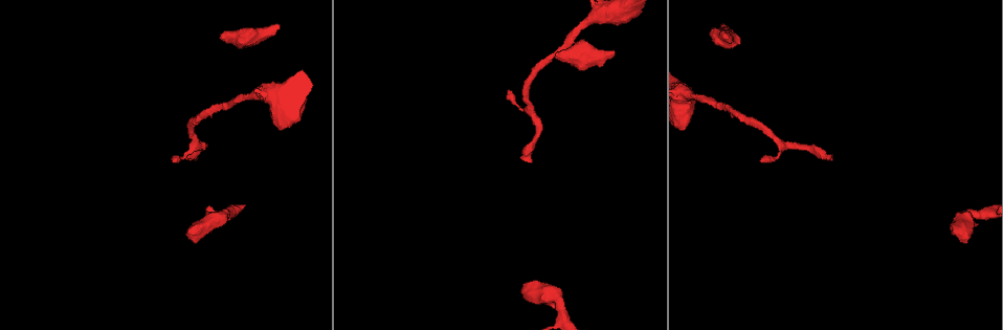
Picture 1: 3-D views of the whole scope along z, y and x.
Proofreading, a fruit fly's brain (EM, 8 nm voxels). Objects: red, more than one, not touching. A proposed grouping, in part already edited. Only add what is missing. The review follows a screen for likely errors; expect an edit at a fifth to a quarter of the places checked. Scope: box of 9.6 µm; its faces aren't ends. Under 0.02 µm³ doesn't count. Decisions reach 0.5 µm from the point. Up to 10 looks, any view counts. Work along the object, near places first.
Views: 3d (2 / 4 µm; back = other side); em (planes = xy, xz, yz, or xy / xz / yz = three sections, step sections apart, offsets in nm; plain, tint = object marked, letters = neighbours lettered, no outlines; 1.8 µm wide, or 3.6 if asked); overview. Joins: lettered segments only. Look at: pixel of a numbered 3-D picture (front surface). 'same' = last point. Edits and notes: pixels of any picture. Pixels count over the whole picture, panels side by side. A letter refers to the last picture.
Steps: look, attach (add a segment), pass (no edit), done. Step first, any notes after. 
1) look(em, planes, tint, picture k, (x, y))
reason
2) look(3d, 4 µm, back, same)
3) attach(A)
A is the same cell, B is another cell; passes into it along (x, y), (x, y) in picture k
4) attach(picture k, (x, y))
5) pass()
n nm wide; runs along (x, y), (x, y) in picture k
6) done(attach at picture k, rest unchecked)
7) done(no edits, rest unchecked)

look(em, planes, tint, picture 1, (831, 160))
an open end

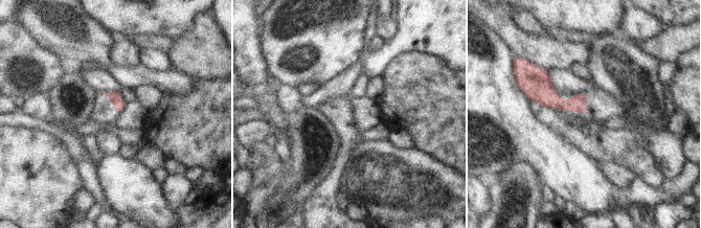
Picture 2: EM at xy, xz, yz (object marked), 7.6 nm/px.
look(em, planes, letters, same)

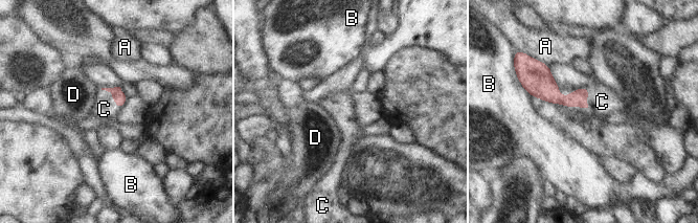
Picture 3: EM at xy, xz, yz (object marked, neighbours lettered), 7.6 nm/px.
attach(C)
C touches over 240 nm; C is the same cell, A, B and D are other cells; passes into it along (552, 95), (583, 104), (602, 102) in picture 3; it goes on there

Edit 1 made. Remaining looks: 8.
look(3d, 4 µm, picture 1, (507, 91))
branch stops here

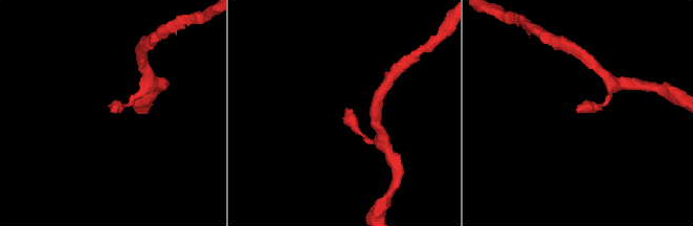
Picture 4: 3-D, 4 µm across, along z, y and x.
look(em, planes, letters, picture 4, (112, 110))
now the EM

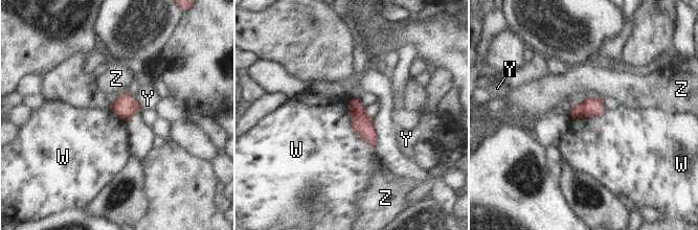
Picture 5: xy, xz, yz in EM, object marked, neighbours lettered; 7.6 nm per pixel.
pass()
150 nm wide; W, Y and Z are other cells; border along (348, 110), (352, 129), (375, 154) in picture 5; none of them fits

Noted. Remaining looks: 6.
look(3d, 2 µm, picture 1, (555, 56))
free end

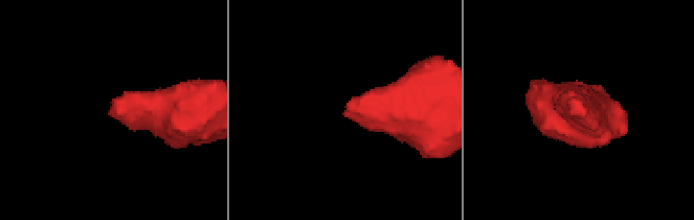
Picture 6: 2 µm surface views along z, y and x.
look(em, 3.6 µm, xy, step 16, letters, picture 6, (345, 113))

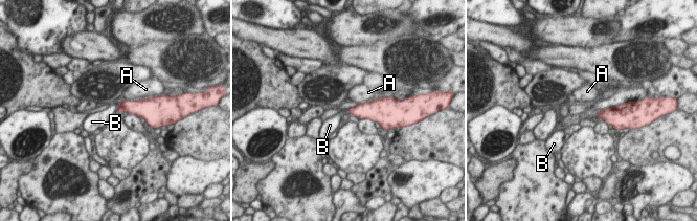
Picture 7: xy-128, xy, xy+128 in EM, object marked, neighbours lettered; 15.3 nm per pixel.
look(em, 3.6 µm, planes, letters, same)

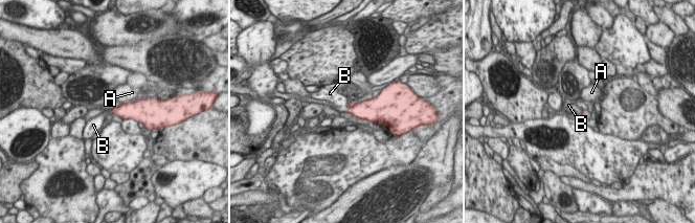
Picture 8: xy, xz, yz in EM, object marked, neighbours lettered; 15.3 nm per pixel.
attach(B)
B is the same cell, A is another cell; passes into it along (364, 110), (349, 106), (340, 102) in picture 8; the neuron continues

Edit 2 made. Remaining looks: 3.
look(em, yz, step 4, letters, picture 1, (721, 26))
thick end

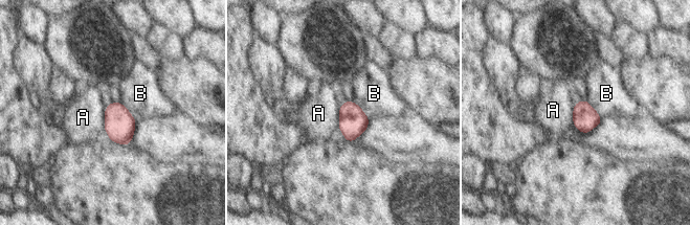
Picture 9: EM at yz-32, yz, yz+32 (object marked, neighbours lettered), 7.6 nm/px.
pass()
B touches over 200 nm; A and B are other cells; border along (106, 106), (103, 129) in picture 9; no lettered segment goes on from it

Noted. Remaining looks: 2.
done(attach at picture 3, attach at picture 8, rest unchecked)

